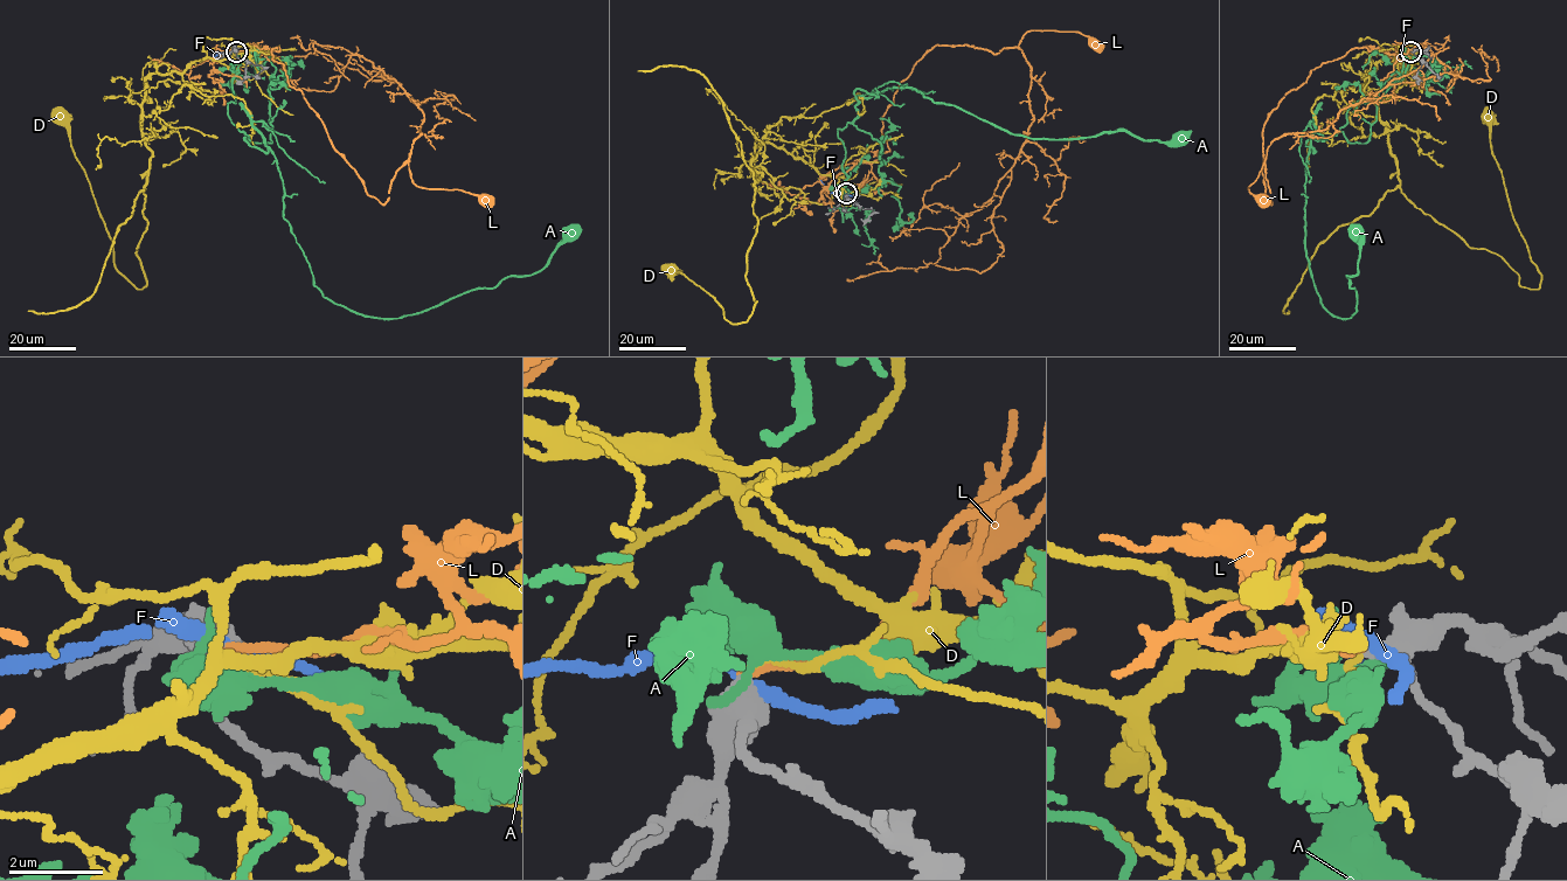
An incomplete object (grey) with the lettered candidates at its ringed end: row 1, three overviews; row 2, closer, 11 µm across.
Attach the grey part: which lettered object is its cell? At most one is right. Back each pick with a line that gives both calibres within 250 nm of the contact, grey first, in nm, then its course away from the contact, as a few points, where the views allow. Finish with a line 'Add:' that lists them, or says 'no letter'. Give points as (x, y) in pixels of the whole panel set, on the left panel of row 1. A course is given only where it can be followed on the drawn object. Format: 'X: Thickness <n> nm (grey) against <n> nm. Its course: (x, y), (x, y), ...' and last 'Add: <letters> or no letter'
L: Thickness 400 nm (grey) against 190 nm. Its course: (236, 51), (278, 47), (272, 59), (381, 203), (407, 162), (417, 186), (486, 200)
Add: L

